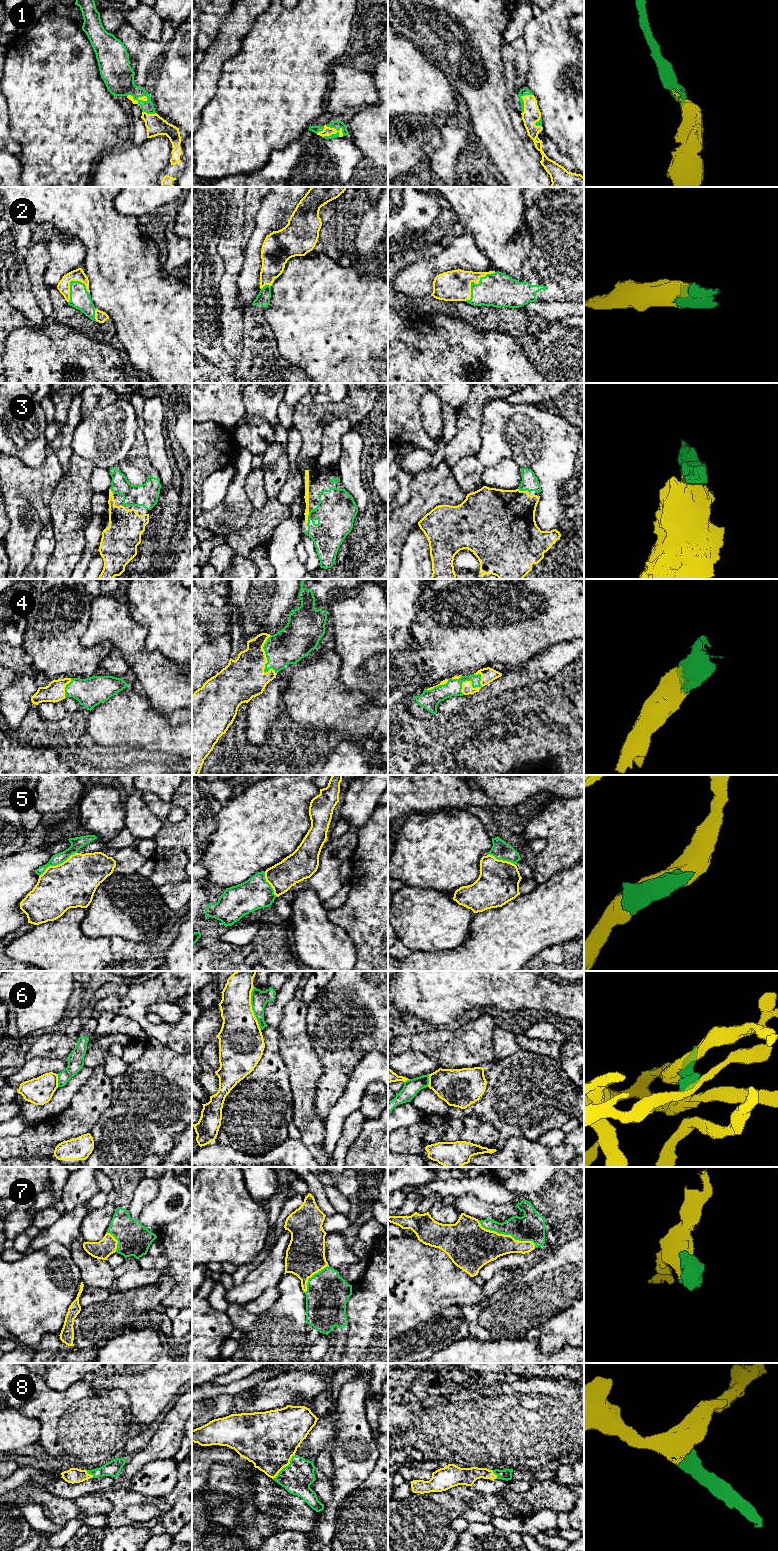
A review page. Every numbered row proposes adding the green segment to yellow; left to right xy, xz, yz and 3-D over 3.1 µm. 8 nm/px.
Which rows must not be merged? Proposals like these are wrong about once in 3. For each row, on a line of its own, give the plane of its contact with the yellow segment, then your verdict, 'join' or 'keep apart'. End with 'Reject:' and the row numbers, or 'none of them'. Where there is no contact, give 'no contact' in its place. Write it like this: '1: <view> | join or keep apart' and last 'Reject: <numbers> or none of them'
1: xz | join
2: yz | join
3: xz | join
4: yz | join
5: xy | keep apart
6: xz | keep apart
7: yz | join
8: xz | join
Reject: 5, 6

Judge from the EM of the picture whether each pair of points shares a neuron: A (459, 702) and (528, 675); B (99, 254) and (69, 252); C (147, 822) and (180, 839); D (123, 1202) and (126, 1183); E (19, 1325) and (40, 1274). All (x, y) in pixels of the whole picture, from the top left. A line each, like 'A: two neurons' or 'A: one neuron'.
A: one neuron
B: two neurons
C: two neurons
D: one neuron
E: one neuron

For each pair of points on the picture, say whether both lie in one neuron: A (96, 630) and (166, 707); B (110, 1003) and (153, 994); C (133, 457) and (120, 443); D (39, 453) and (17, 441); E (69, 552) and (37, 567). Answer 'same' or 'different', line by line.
A: same
B: different
C: different
D: same
E: different

